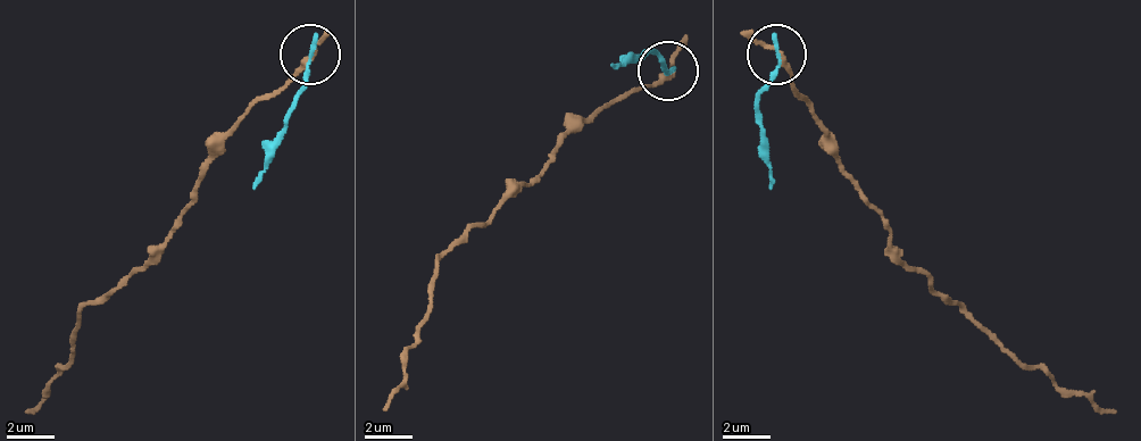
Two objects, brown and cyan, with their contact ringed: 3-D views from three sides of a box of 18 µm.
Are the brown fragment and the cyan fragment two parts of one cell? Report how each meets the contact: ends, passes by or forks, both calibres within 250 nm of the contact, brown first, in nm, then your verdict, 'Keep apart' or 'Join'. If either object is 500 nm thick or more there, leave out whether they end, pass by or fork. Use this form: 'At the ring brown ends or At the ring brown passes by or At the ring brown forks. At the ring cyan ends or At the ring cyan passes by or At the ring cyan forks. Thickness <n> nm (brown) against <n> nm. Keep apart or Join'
At the ring brown passes by. At the ring cyan ends. Thickness 220 nm (brown) against 200 nm. Keep apart

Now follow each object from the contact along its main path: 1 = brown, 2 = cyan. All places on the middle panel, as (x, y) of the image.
1: (669, 75), (585, 117), (531, 183), (472, 231), (435, 267), (430, 315), (381, 412)
2: (669, 69), (651, 51), (609, 63)

